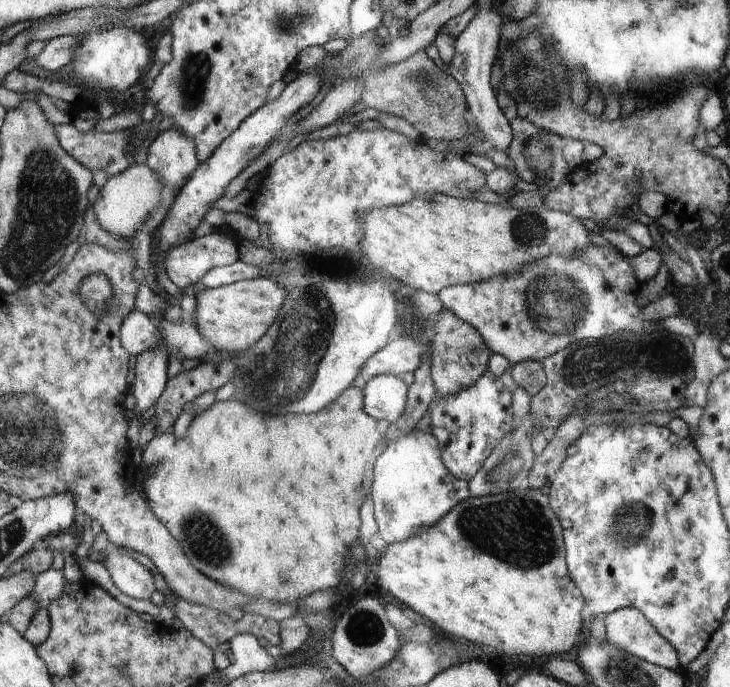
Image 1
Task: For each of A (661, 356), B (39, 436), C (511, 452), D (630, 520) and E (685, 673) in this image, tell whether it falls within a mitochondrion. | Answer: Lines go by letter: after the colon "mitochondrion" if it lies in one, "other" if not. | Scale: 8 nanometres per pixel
A: mitochondrion
B: mitochondrion
C: mitochondrion
D: mitochondrion
E: other

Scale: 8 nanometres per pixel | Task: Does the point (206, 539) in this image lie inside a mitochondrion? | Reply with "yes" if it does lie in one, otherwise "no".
yes

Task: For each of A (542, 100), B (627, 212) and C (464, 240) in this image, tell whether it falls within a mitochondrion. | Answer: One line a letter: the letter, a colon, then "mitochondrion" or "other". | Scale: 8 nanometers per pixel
A: mitochondrion
B: other
C: other

